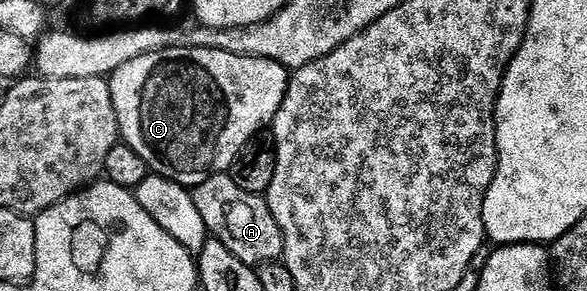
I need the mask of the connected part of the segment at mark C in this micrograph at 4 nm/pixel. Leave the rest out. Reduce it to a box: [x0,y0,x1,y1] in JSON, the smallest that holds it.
[108,46,290,188]

